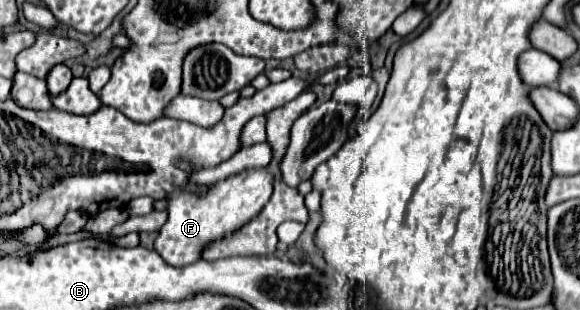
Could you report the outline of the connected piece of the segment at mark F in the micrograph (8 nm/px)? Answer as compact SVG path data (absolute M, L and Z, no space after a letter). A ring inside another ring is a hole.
M248 169L244 173L232 175L212 185L204 197L180 193L170 199L168 221L160 229L160 235L154 241L154 249L170 265L190 265L202 257L204 249L210 243L230 237L234 231L240 231L240 227L244 227L256 215L260 215L270 195L272 175L266 169Z

